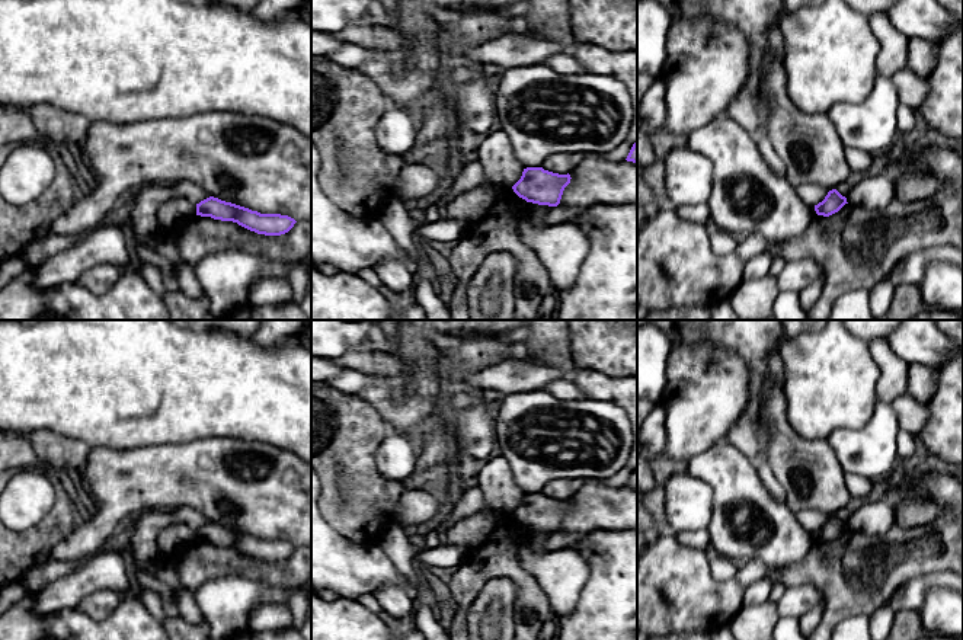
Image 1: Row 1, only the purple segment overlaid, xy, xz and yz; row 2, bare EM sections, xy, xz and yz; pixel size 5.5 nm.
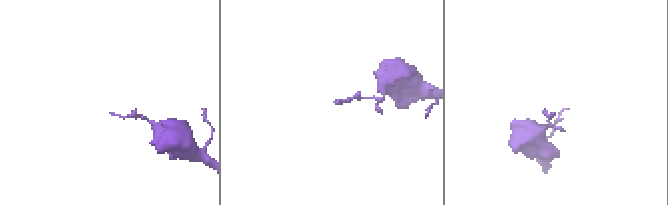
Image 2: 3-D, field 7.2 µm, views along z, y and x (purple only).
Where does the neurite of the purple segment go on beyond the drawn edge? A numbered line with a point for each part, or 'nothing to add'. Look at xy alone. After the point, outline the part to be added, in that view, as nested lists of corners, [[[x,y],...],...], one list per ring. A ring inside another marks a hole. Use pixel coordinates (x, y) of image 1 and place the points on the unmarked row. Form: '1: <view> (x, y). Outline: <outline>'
nothing to add

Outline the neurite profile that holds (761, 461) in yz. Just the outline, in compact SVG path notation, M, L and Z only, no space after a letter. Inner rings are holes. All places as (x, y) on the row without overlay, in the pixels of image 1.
M762 423L756 426L756 438L758 438L758 455L754 460L754 464L758 470L758 476L762 480L765 489L775 497L775 500L786 503L786 493L768 464L767 444L770 435Z

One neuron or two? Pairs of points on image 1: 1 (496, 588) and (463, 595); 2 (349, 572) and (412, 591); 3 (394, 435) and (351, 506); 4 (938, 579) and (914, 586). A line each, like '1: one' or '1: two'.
1: two
2: one
3: two
4: one

